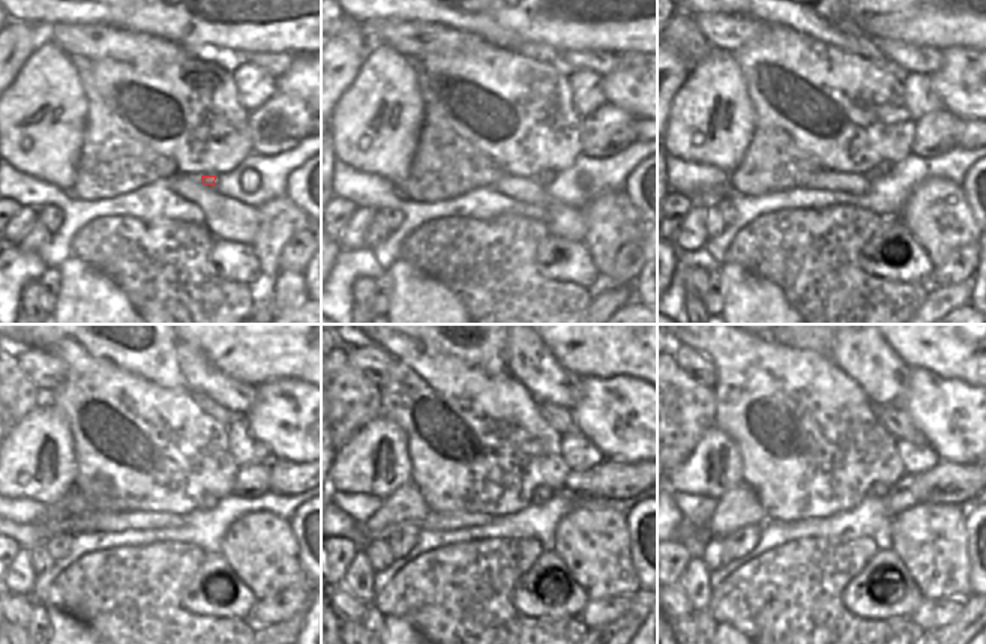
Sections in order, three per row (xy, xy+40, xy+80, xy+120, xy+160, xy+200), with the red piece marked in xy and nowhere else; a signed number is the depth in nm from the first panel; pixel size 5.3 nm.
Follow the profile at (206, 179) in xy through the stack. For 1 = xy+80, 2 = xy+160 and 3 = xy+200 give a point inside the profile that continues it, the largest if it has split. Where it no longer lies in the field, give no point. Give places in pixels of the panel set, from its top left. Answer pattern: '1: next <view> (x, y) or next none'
1: next xy+80 (883, 168)
2: next xy+160 (542, 493)
3: next xy+200 (878, 490)

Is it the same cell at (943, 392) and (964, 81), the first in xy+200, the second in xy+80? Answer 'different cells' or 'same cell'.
same cell

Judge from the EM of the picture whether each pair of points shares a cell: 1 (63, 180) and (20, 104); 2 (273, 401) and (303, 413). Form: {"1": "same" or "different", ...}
{"1": "same", "2": "same"}

